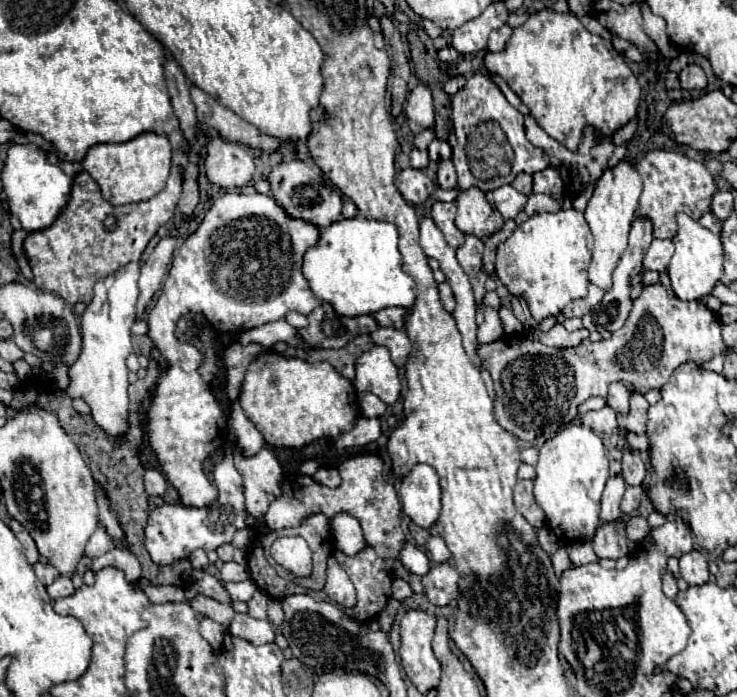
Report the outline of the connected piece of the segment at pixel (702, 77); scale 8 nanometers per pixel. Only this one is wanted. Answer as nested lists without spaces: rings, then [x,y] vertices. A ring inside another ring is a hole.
[[[688,64],[682,72],[680,72],[680,82],[684,90],[702,90],[706,88],[706,74],[700,66],[696,64]]]

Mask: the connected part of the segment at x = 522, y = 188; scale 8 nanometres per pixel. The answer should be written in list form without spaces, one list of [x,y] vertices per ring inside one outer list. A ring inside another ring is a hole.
[[[518,174],[516,178],[514,178],[514,182],[512,182],[512,186],[518,190],[518,192],[522,192],[522,194],[530,194],[532,192],[532,176],[530,174]]]

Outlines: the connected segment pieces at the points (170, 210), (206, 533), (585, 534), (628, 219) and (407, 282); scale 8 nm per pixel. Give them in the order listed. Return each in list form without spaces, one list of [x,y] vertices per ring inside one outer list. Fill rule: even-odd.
[[[172,166],[166,188],[160,194],[146,202],[112,206],[102,198],[98,184],[88,178],[86,172],[78,172],[74,176],[72,196],[60,216],[48,228],[30,232],[24,238],[24,254],[30,262],[34,284],[40,290],[50,290],[58,294],[72,306],[76,302],[90,304],[92,286],[108,274],[116,272],[120,266],[126,266],[128,262],[138,262],[146,244],[152,240],[158,228],[172,218],[182,192],[182,182],[184,168]],[[108,216],[116,218],[116,226],[112,230],[104,228],[104,220]]]
[[[226,450],[222,462],[214,464],[212,478],[218,488],[218,500],[208,508],[188,508],[180,502],[175,504],[164,503],[156,506],[148,516],[146,526],[146,550],[154,564],[166,566],[176,564],[178,560],[186,560],[196,548],[204,552],[216,550],[222,544],[232,542],[234,528],[244,528],[244,490],[242,490],[242,476],[234,470],[234,462],[230,462],[230,450]]]
[[[570,424],[540,448],[536,464],[534,496],[546,512],[550,528],[562,542],[588,540],[600,526],[598,510],[604,484],[608,480],[608,456],[602,440],[582,424]]]
[[[620,160],[614,168],[608,168],[602,172],[594,186],[594,194],[584,210],[586,222],[594,236],[594,248],[592,248],[592,262],[588,268],[588,278],[592,284],[600,286],[602,290],[610,290],[612,286],[612,272],[618,262],[618,258],[626,250],[628,242],[628,230],[634,218],[634,212],[638,208],[638,198],[642,192],[642,178],[634,164],[628,160]]]
[[[354,216],[340,220],[322,230],[318,246],[312,246],[304,256],[304,276],[312,292],[334,306],[342,316],[374,314],[382,308],[402,306],[412,308],[416,300],[416,282],[402,270],[398,250],[398,230],[390,222],[368,220]]]

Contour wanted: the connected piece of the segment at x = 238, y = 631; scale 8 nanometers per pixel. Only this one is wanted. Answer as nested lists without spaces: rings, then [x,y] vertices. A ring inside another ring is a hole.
[[[236,614],[230,628],[230,634],[244,638],[252,644],[266,644],[266,642],[274,642],[274,626],[268,620],[256,620],[248,614]]]

